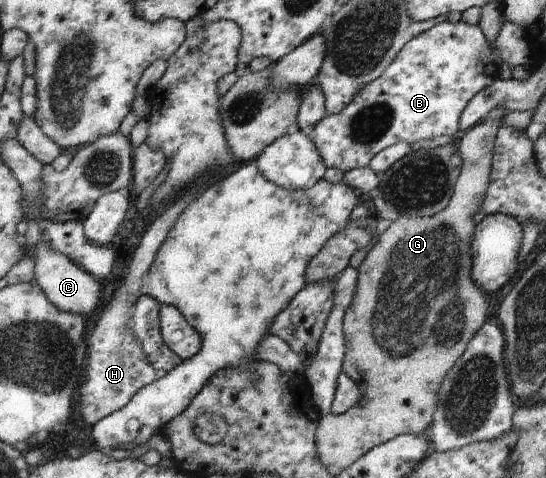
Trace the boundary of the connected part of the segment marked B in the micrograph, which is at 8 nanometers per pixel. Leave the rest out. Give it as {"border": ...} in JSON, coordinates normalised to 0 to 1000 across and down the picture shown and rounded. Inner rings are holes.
{"border":[[[813,44],[749,84],[700,159],[661,184],[626,234],[581,255],[571,297],[597,351],[636,362],[674,349],[683,326],[727,297],[751,303],[832,285],[850,224],[912,159],[905,109],[879,52]]]}

